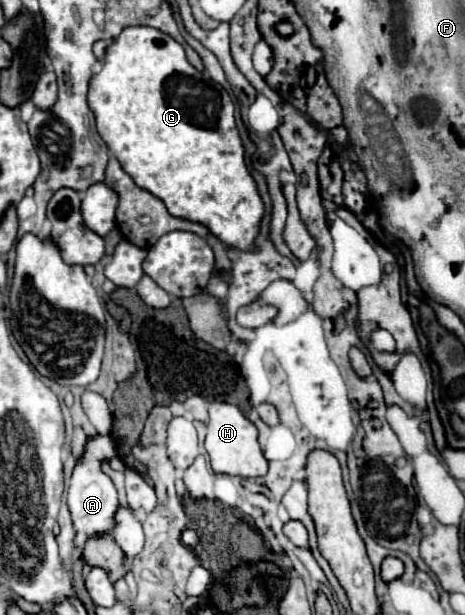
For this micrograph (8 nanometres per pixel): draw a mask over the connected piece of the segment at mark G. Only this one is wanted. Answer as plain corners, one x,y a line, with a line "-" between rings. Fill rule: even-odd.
127,27
127,29
123,29
123,33
117,39
113,39
113,43
107,47
107,55
105,55
105,61
101,63
101,71
95,73
91,83
89,83
89,107
95,113
97,131
99,131
101,139
111,149
111,153
119,159
123,171
129,173
139,187
145,187
149,193
157,195
165,203
165,207
169,207
171,215
177,215
181,219
189,219
193,223
205,225
227,247
237,247
241,251
253,251
255,249
255,239
259,235
259,225
261,225
265,207
263,207
261,195
257,191
257,183
251,177
251,173
247,169
247,163
245,163
245,147
243,147
241,135
239,135
237,125
235,125
233,101
231,101
229,93
219,83
215,83
209,77
205,77
203,73
199,73
187,61
181,43
177,43
173,37
161,33
153,27

